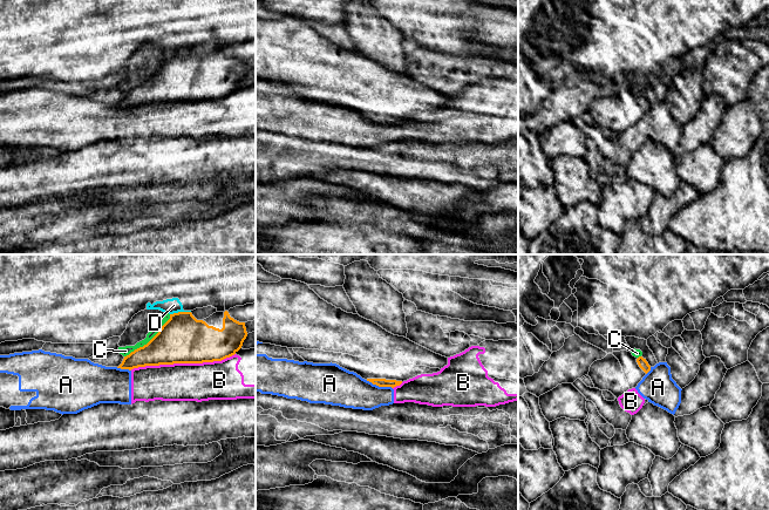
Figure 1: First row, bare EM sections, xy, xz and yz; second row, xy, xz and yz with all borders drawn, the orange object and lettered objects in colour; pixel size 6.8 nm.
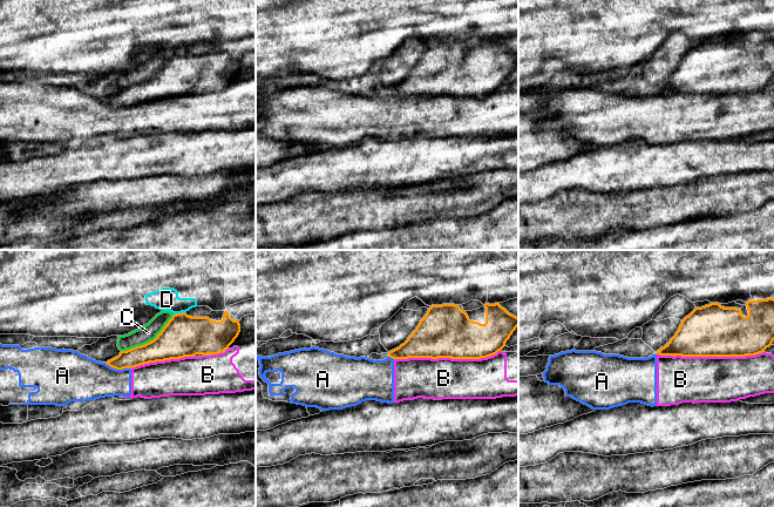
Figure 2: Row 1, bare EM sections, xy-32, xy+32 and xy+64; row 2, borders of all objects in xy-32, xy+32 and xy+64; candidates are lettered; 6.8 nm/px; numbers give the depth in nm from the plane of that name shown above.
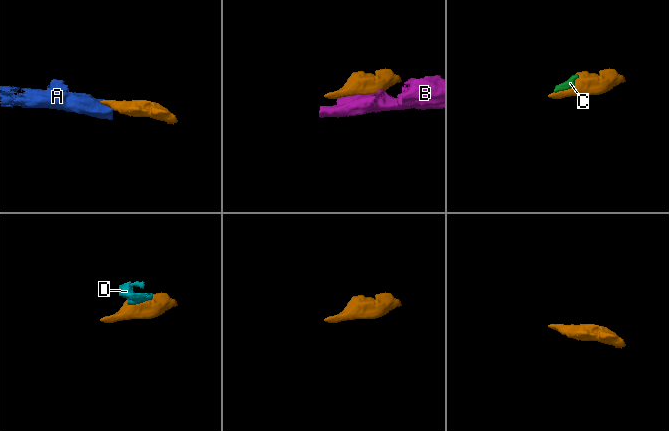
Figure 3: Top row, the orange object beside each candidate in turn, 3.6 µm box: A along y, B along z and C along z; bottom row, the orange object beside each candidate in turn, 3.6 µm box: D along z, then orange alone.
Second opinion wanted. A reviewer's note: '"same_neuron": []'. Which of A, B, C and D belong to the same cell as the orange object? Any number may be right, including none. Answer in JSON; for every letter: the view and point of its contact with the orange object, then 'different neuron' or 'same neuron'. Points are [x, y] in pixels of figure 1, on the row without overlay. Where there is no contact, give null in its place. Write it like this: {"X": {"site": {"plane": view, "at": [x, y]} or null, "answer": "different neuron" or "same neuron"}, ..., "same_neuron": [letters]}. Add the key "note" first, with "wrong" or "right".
{"note": "right", "A": {"site": {"plane": "xz", "at": [379, 123]}, "answer": "different neuron"}, "B": {"site": {"plane": "xy", "at": [182, 100]}, "answer": "different neuron"}, "C": {"site": {"plane": "xy", "at": [150, 77]}, "answer": "different neuron"}, "D": {"site": {"plane": "xy", "at": [179, 49]}, "answer": "different neuron"}, "same_neuron": []}

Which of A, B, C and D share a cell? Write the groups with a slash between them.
A B / C / D

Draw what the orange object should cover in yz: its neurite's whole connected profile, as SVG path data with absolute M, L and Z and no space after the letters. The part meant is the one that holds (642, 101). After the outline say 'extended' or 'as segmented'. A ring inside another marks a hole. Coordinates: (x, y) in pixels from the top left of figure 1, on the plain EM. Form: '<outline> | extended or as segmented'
M620 88L594 98L590 104L588 114L594 125L608 128L618 136L628 127L635 125L649 108L651 103L646 96Z | extended

